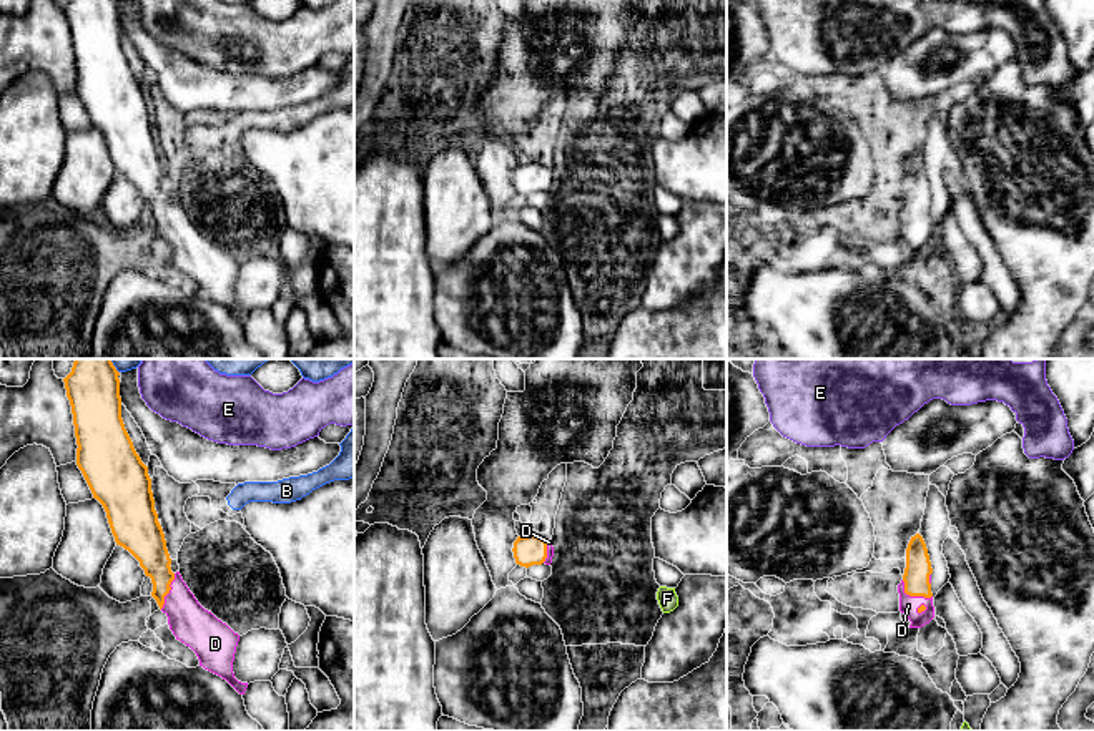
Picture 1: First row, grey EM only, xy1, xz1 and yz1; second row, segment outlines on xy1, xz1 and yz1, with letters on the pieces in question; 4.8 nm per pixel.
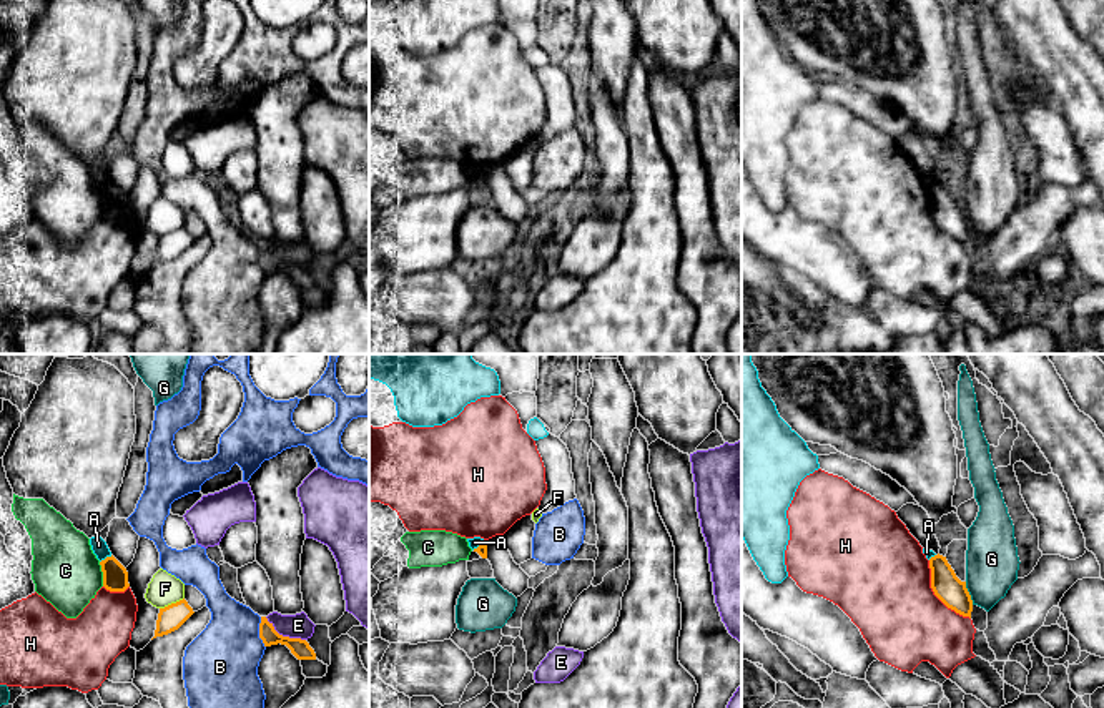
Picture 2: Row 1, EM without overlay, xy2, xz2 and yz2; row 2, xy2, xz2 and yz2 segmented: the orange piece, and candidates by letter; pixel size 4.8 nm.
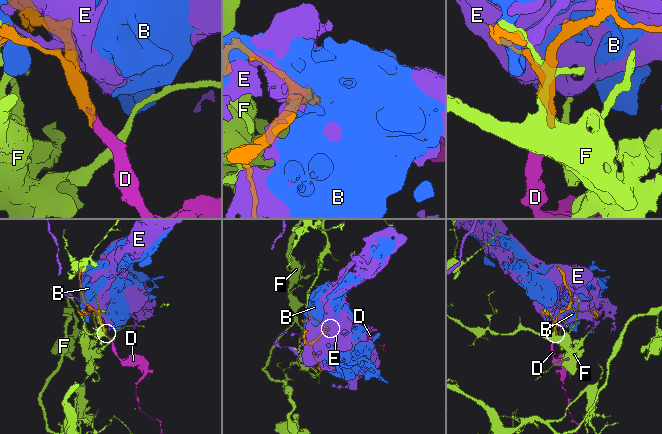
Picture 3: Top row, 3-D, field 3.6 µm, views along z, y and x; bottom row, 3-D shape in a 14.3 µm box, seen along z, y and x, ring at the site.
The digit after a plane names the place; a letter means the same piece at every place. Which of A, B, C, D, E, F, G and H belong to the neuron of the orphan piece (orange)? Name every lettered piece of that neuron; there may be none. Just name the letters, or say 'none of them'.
D

